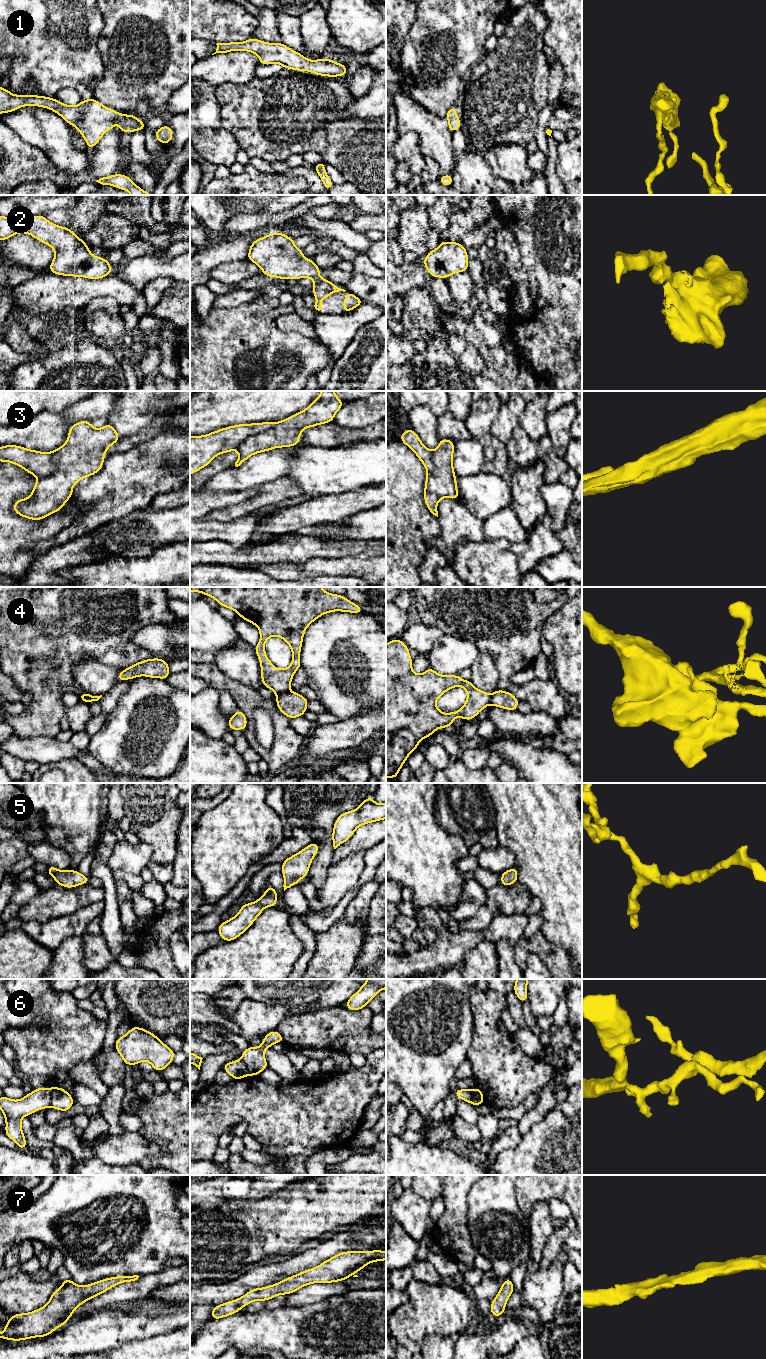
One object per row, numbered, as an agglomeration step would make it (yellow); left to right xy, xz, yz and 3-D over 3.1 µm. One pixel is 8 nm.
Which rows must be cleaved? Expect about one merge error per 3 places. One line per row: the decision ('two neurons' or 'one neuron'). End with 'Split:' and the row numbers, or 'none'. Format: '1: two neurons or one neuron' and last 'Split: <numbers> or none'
1: one neuron
2: one neuron
3: one neuron
4: two neurons
5: one neuron
6: two neurons
7: one neuron
Split: 4, 6

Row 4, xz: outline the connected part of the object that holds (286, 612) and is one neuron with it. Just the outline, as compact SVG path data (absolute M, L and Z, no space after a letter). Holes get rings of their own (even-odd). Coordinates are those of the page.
M190 587L190 593L191 592L201 592L205 596L214 598L220 606L234 610L241 619L244 619L258 627L260 640L257 645L254 646L254 649L260 662L261 680L263 686L271 689L275 692L275 694L287 692L291 687L291 681L295 672L301 668L300 653L303 636L306 629L313 621L317 620L326 613L335 611L350 612L353 614L363 613L361 606L351 602L345 596L331 594L323 590L321 587ZM272 636L282 638L290 646L292 651L292 662L288 668L276 668L268 659L265 652L265 643Z

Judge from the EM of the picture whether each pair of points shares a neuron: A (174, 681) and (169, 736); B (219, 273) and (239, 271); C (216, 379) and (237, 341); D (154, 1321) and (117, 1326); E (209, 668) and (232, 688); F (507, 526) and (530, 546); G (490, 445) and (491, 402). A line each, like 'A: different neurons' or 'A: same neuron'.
A: different neurons
B: same neuron
C: same neuron
D: same neuron
E: same neuron
F: same neuron
G: same neuron

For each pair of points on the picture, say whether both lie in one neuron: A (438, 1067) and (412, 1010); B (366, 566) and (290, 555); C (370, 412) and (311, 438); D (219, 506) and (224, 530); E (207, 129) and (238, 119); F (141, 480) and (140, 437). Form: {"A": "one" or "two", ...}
{"A": "one", "B": "two", "C": "two", "D": "two", "E": "two", "F": "two"}

